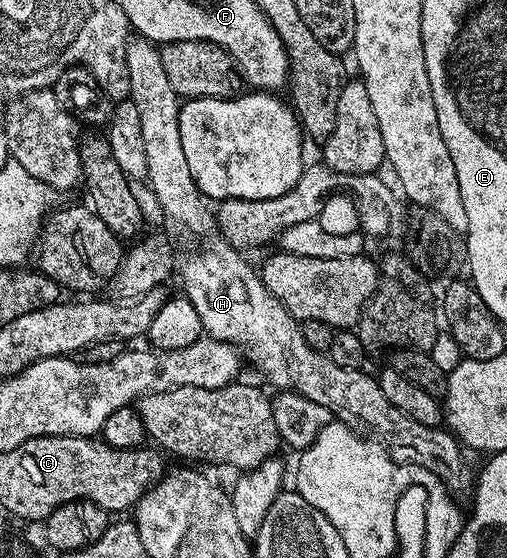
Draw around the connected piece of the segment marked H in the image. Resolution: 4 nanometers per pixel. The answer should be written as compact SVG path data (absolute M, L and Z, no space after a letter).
M129 39L126 70L130 70L130 98L134 106L138 106L138 118L142 118L142 142L146 149L148 171L146 184L147 187L152 187L152 192L156 195L156 204L164 215L164 224L172 232L189 232L200 240L206 240L180 268L180 276L184 279L183 295L187 296L190 302L194 302L194 310L198 310L198 318L202 318L205 333L213 340L233 344L242 353L243 359L247 363L249 360L273 384L273 389L297 392L310 398L310 402L318 402L318 406L326 406L326 410L330 410L339 423L349 425L361 433L370 434L371 439L383 444L391 460L397 460L399 464L413 464L422 470L430 470L430 474L437 476L453 497L461 498L460 496L464 495L467 497L474 488L474 472L464 465L465 453L455 435L447 427L422 426L422 422L414 422L414 418L402 414L402 410L398 410L398 406L394 406L386 399L386 394L382 394L375 375L367 376L366 371L361 369L342 369L335 365L327 354L315 352L310 346L306 346L306 338L302 338L300 333L300 324L286 310L286 306L282 306L282 302L278 302L278 298L274 298L274 294L266 290L257 269L251 268L240 257L243 255L223 236L216 233L216 217L213 209L198 190L190 174L190 165L186 163L186 154L182 154L182 136L178 130L182 100L170 86L166 70L162 70L160 48L151 40Z

